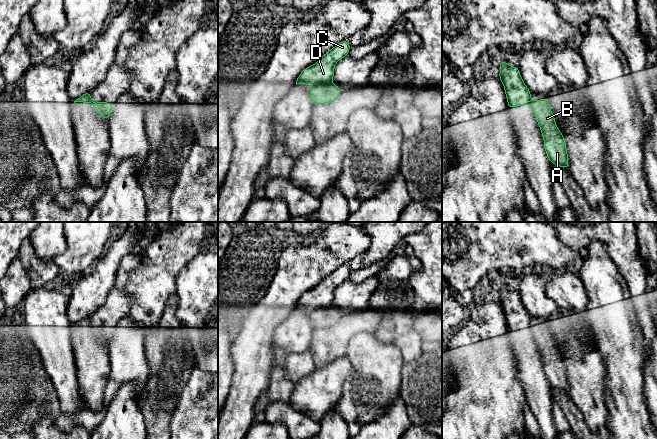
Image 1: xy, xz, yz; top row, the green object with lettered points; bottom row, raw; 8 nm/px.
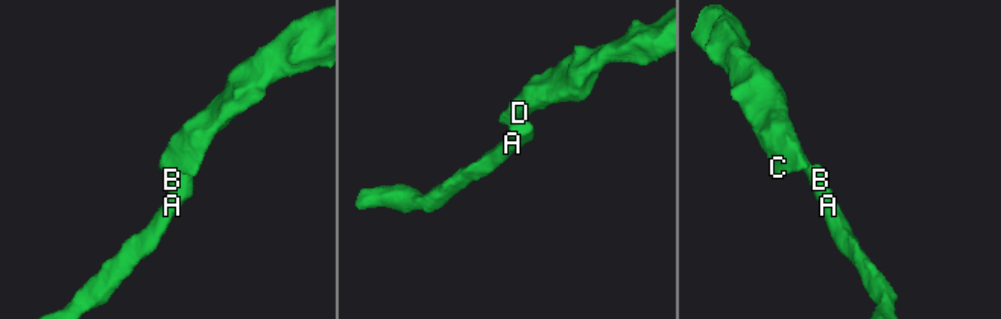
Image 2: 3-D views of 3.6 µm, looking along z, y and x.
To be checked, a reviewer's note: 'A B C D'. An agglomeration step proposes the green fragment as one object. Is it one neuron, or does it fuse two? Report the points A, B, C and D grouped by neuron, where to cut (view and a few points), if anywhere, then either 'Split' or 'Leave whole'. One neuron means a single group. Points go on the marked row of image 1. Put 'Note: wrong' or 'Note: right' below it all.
Groups: A B / C D. Split along xz (328, 82), (322, 82), (314, 86). Split
Note: wrong

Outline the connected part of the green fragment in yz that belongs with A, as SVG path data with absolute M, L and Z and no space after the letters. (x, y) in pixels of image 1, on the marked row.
M547 98L531 101L533 113L544 140L545 153L550 163L569 169L568 153L563 134L558 129Z

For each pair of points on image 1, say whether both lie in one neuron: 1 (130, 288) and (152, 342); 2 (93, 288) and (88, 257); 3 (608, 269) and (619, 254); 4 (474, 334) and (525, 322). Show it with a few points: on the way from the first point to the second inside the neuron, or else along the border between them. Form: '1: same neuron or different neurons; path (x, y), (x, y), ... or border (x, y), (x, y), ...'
1: different neurons; border (157, 325), (151, 326), (144, 334)
2: different neurons; border (106, 247), (106, 250), (92, 266)
3: different neurons; border (600, 241), (606, 246), (610, 258), (625, 281)
4: different neurons; border (500, 303), (508, 331)

